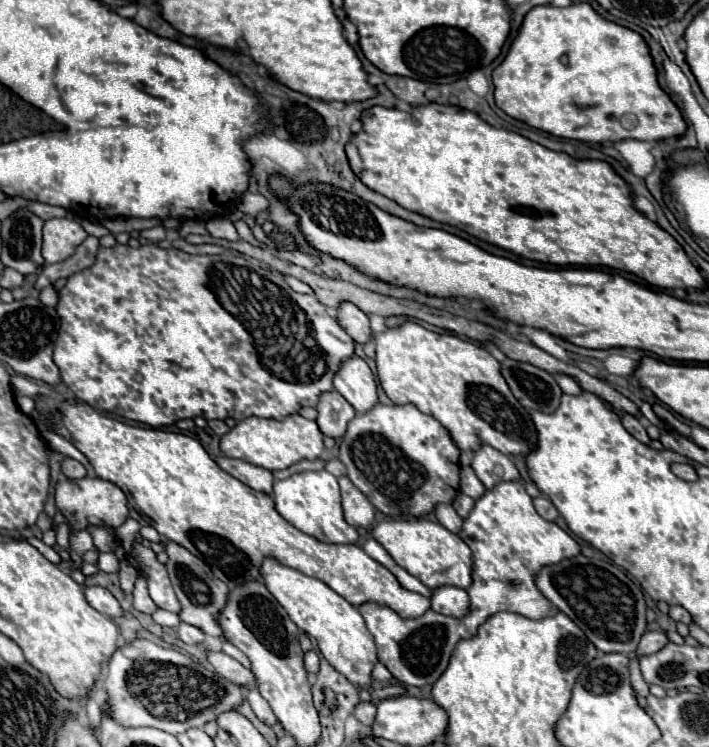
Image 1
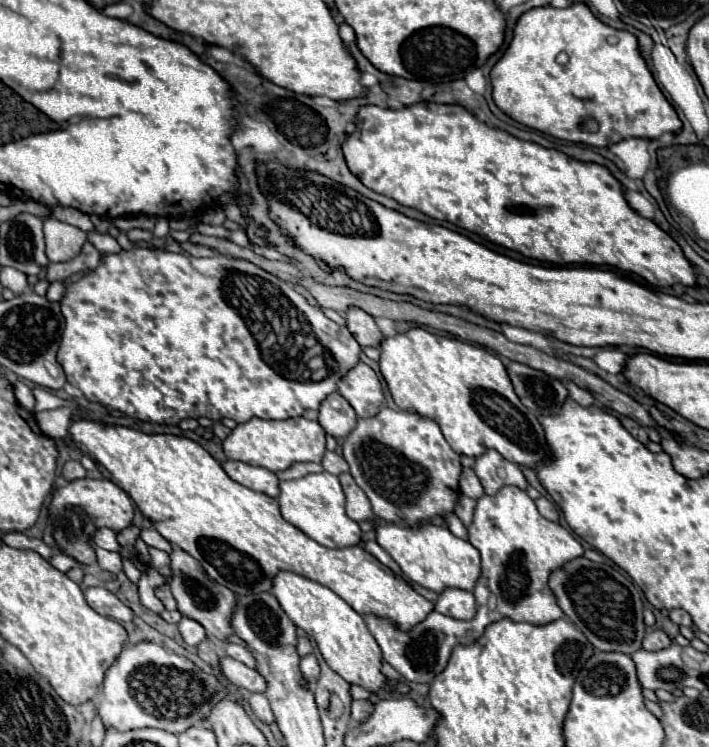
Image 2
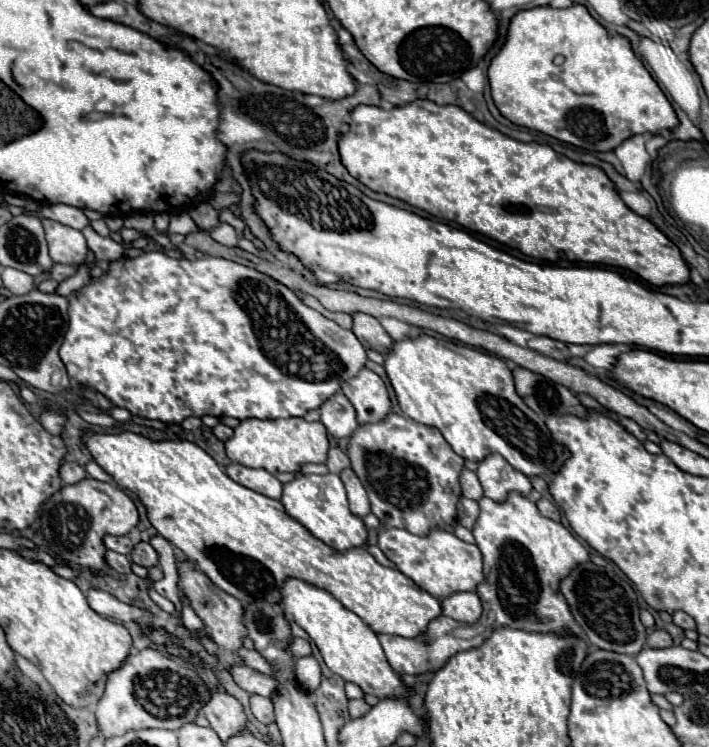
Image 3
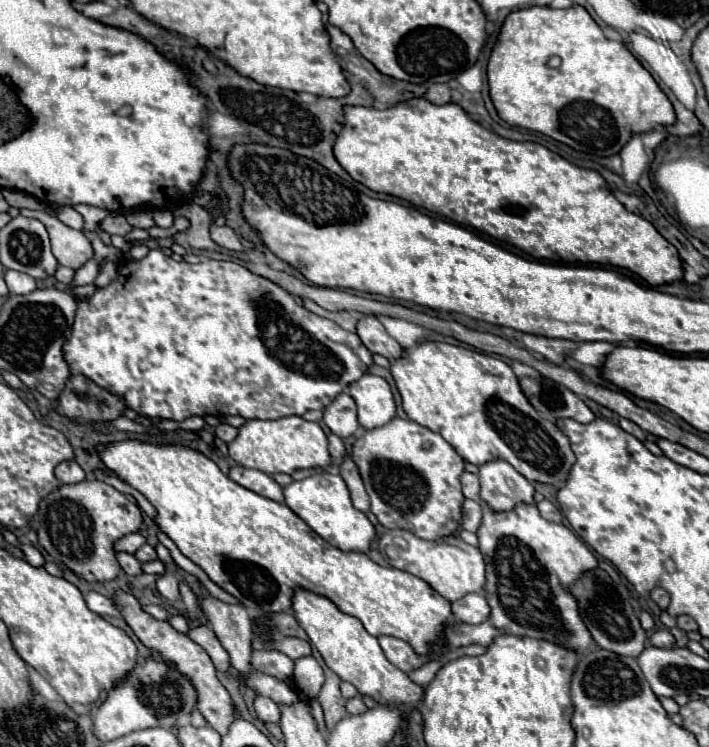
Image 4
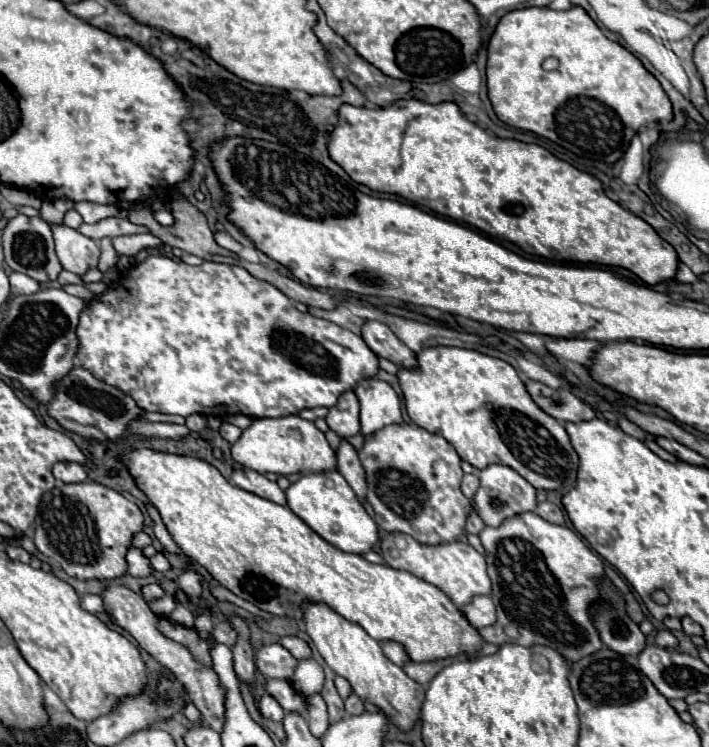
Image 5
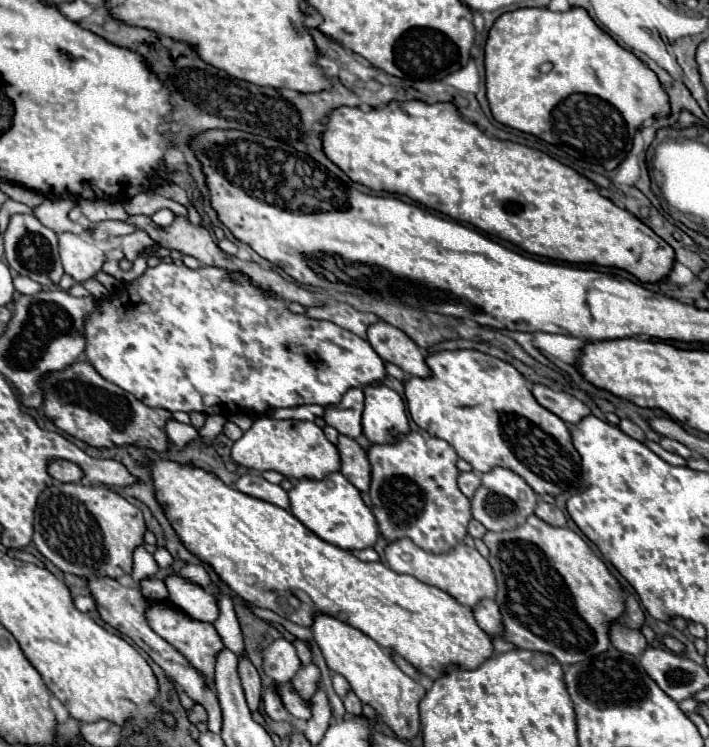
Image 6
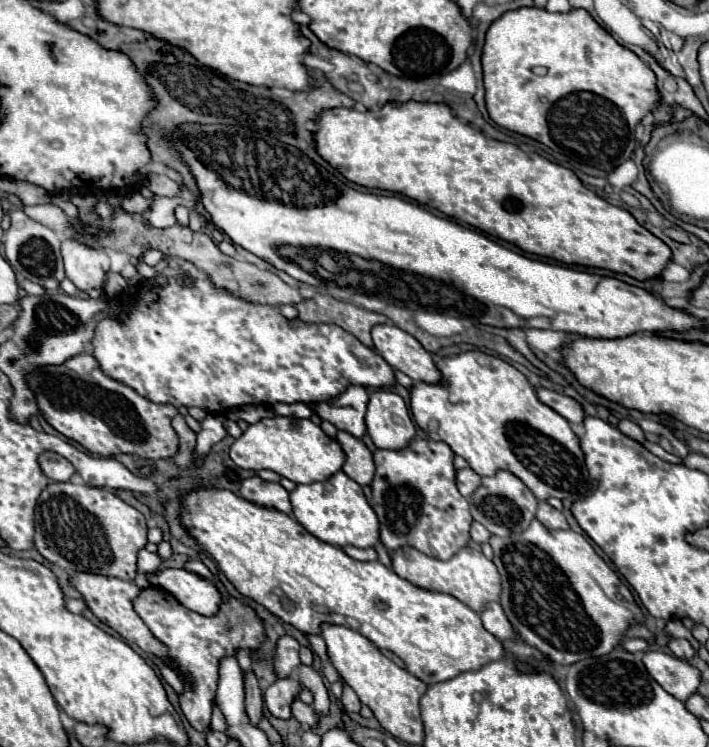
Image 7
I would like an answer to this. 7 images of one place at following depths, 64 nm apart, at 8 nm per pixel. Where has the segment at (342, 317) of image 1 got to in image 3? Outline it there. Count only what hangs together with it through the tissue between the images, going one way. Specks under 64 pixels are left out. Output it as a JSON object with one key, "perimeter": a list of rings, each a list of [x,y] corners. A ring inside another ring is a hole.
{"perimeter":[[[354,312],[352,320],[354,320],[352,322],[352,332],[356,334],[356,338],[360,340],[360,344],[364,348],[372,348],[372,350],[384,354],[386,348],[390,348],[390,344],[394,342],[374,316]]]}

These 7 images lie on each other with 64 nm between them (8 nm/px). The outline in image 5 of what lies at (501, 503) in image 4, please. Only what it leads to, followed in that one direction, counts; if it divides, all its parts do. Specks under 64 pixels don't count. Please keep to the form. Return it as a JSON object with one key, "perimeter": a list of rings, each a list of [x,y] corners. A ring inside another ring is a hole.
{"perimeter":[[[490,464],[480,470],[480,488],[474,496],[474,502],[480,510],[480,516],[488,526],[502,524],[504,518],[516,516],[522,512],[530,512],[536,508],[536,488],[526,482],[516,470],[504,464]]]}

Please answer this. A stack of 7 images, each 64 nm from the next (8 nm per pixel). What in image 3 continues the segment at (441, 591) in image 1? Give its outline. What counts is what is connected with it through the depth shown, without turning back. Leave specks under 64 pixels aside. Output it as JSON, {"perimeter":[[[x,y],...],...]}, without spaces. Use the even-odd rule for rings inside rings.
{"perimeter":[[[456,592],[440,602],[442,614],[448,618],[454,618],[464,624],[478,622],[478,616],[482,614],[482,602],[476,592]]]}

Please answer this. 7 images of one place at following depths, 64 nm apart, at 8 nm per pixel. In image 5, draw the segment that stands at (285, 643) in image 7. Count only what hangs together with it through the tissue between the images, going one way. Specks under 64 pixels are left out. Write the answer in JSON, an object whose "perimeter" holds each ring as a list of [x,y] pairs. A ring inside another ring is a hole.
{"perimeter":[[[270,644],[262,646],[256,652],[256,668],[266,676],[266,678],[280,678],[280,680],[290,680],[294,674],[298,660],[280,644]]]}

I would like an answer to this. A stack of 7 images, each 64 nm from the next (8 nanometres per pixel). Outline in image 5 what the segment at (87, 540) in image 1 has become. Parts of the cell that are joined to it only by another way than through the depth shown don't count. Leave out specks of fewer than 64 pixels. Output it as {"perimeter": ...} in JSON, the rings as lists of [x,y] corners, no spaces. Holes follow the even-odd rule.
{"perimeter":[[[130,548],[126,552],[126,564],[128,564],[128,574],[130,576],[148,576],[152,572],[148,558],[138,550],[138,548]]]}

